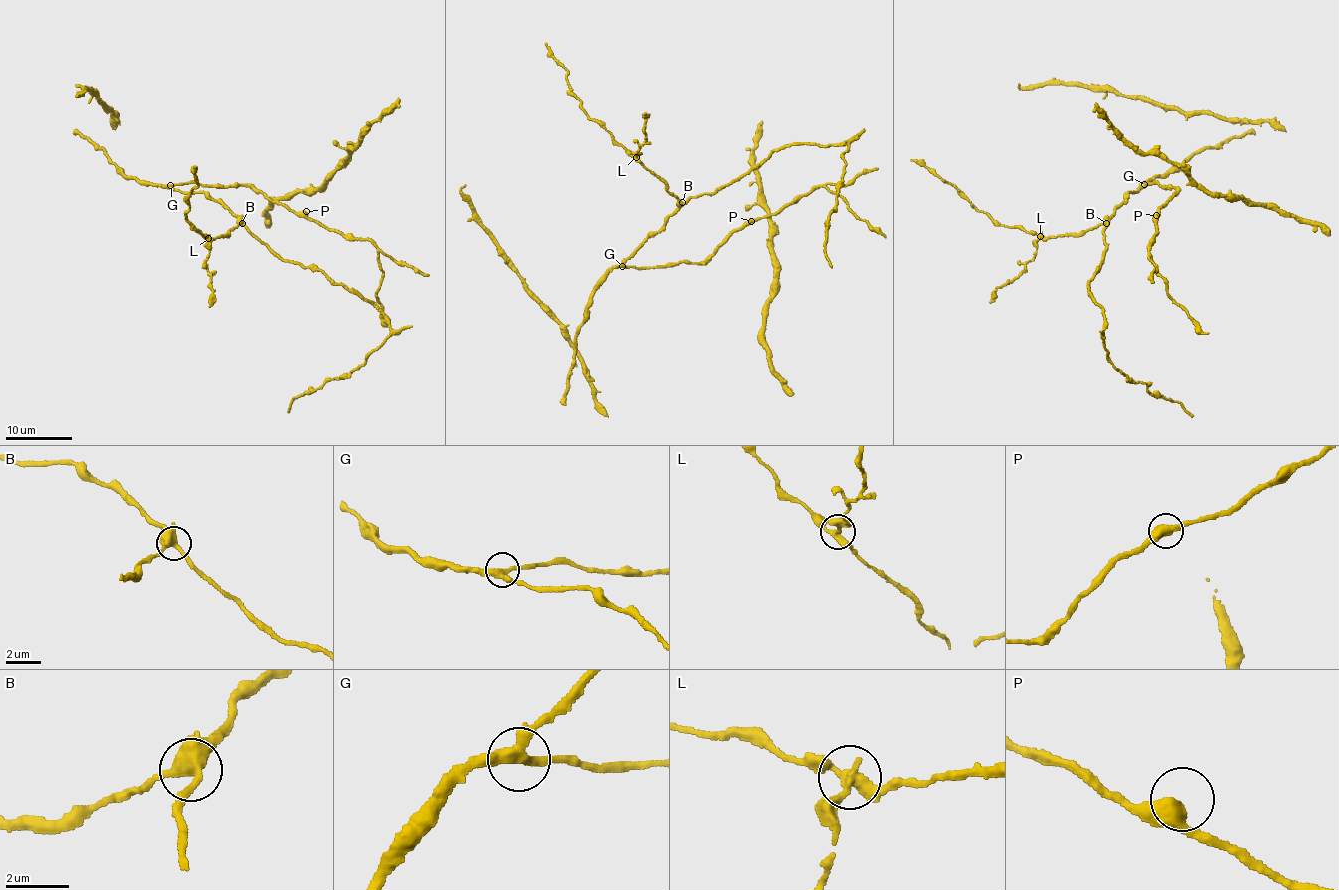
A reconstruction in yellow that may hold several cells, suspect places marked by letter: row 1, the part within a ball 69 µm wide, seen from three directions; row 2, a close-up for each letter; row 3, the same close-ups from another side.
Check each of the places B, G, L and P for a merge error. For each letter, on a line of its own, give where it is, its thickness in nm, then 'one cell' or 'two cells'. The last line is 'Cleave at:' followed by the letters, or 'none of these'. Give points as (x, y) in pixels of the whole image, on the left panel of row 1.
B: at (242, 223); 420 nm thick; one cell
G: at (170, 185); 320 nm thick; one cell
L: at (208, 238); 300 nm thick; two cells
P: at (306, 211); 440 nm thick; one cell
Cleave at: L

